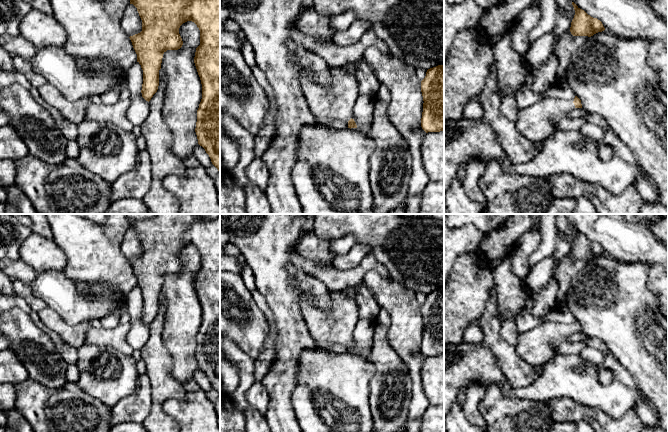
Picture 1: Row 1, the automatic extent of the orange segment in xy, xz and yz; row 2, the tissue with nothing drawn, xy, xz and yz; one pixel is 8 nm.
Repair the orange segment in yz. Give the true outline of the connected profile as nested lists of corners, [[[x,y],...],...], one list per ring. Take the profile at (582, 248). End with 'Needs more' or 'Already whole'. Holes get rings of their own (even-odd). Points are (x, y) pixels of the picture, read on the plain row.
[[[572,226],[572,229],[575,234],[575,239],[571,246],[570,256],[573,260],[591,261],[594,258],[605,254],[600,244],[588,239],[584,234],[580,233],[574,226]]]. Already whole

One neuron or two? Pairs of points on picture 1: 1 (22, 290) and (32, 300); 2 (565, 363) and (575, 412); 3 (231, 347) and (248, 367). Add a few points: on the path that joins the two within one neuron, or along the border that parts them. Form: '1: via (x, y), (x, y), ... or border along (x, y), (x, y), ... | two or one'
1: via (24, 292), (30, 298) | one
2: border along (549, 400), (570, 398), (595, 409) | two
3: via (233, 352), (243, 362) | one

